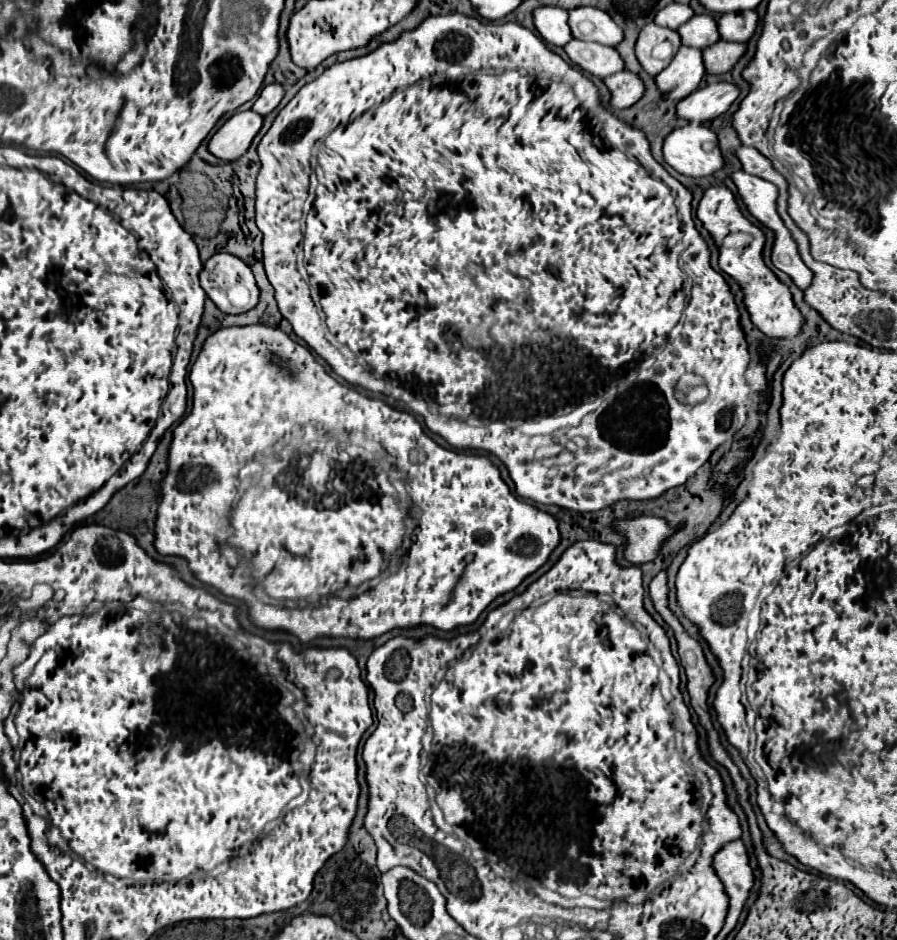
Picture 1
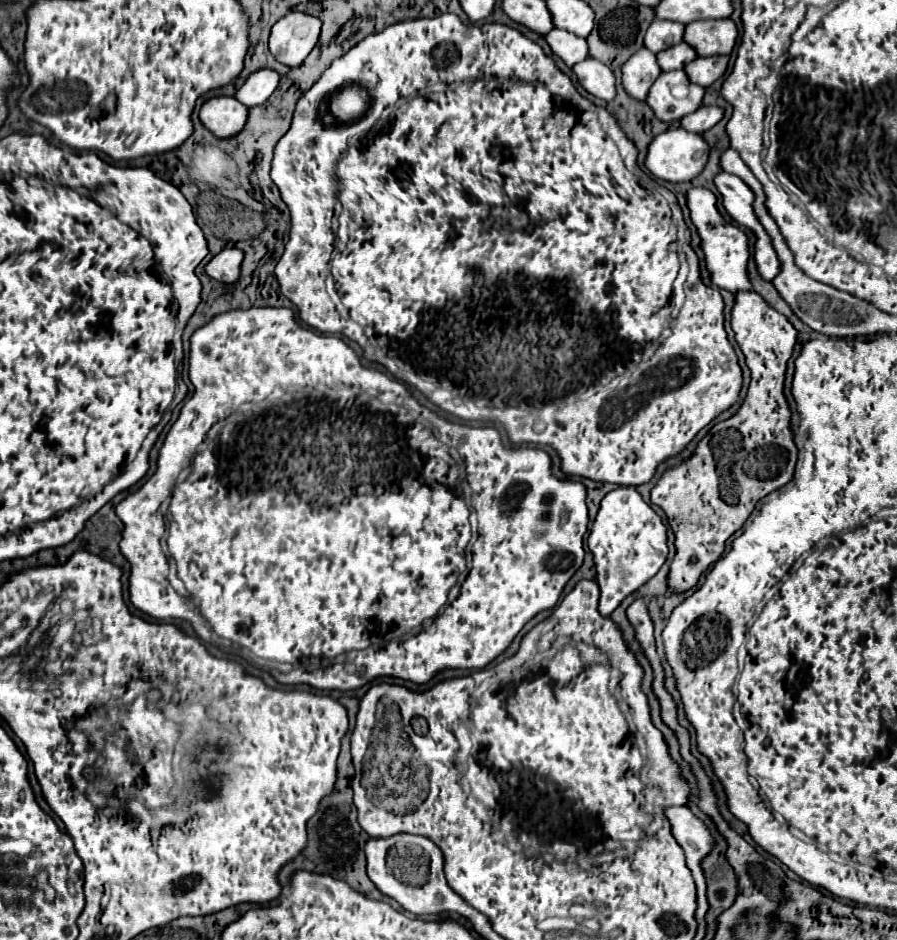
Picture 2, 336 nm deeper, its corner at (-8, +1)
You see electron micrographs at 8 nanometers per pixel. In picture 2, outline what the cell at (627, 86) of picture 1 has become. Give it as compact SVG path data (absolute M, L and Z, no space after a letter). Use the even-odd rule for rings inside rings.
M585 59L583 63L579 63L579 67L573 67L579 83L595 97L603 99L603 101L613 101L617 95L615 89L615 75L613 71L595 61L595 59Z

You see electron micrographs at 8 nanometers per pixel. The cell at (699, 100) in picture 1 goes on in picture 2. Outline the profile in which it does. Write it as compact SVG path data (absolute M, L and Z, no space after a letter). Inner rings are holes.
M701 105L697 111L681 119L681 127L691 133L703 133L723 119L723 109L715 105Z

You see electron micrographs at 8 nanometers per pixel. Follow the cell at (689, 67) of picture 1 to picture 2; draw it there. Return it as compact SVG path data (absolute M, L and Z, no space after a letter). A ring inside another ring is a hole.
M683 69L663 71L659 75L659 79L653 83L649 97L645 101L655 111L657 119L673 121L673 119L683 119L687 113L693 113L695 109L699 109L701 101L703 101L703 93L705 93L705 89L701 85L691 83ZM673 85L687 85L689 95L685 99L675 99L671 95Z

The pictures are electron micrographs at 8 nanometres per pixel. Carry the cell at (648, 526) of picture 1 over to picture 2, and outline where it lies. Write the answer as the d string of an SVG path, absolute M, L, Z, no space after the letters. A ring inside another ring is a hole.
M617 487L603 497L587 543L595 555L595 581L601 587L599 613L607 617L629 593L637 591L661 569L669 553L667 527L635 487Z

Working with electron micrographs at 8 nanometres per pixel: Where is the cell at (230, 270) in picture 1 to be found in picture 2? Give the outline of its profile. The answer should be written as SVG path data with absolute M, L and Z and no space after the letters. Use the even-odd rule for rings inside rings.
M237 247L223 249L221 253L217 253L217 255L205 265L205 273L207 273L209 277L213 277L215 281L221 281L221 283L225 283L225 285L233 285L233 283L239 281L241 261L243 261L243 251L239 251Z

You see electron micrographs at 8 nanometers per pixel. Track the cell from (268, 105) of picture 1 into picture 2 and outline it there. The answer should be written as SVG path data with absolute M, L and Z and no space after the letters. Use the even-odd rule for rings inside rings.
M271 69L255 71L245 81L245 85L237 91L235 97L245 107L257 107L257 105L263 105L273 95L273 91L277 89L277 85L279 85L279 75L275 71L271 71Z

